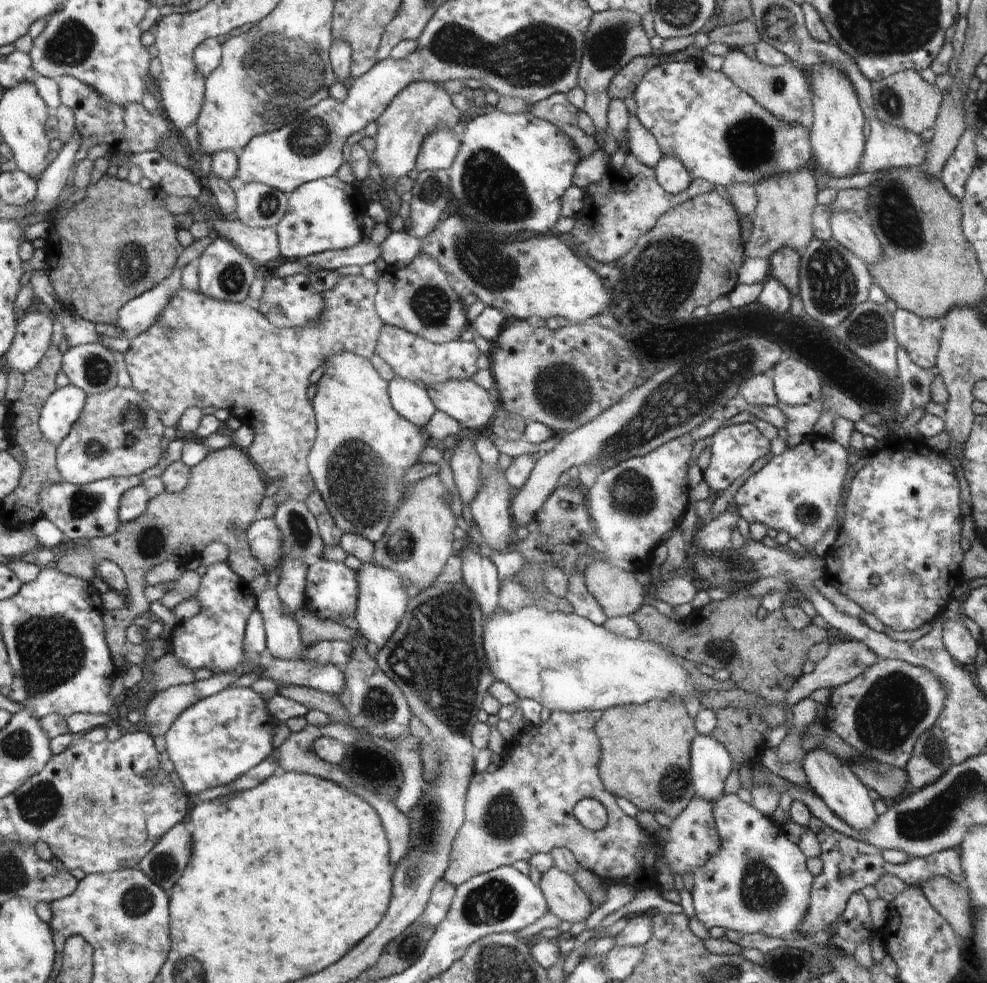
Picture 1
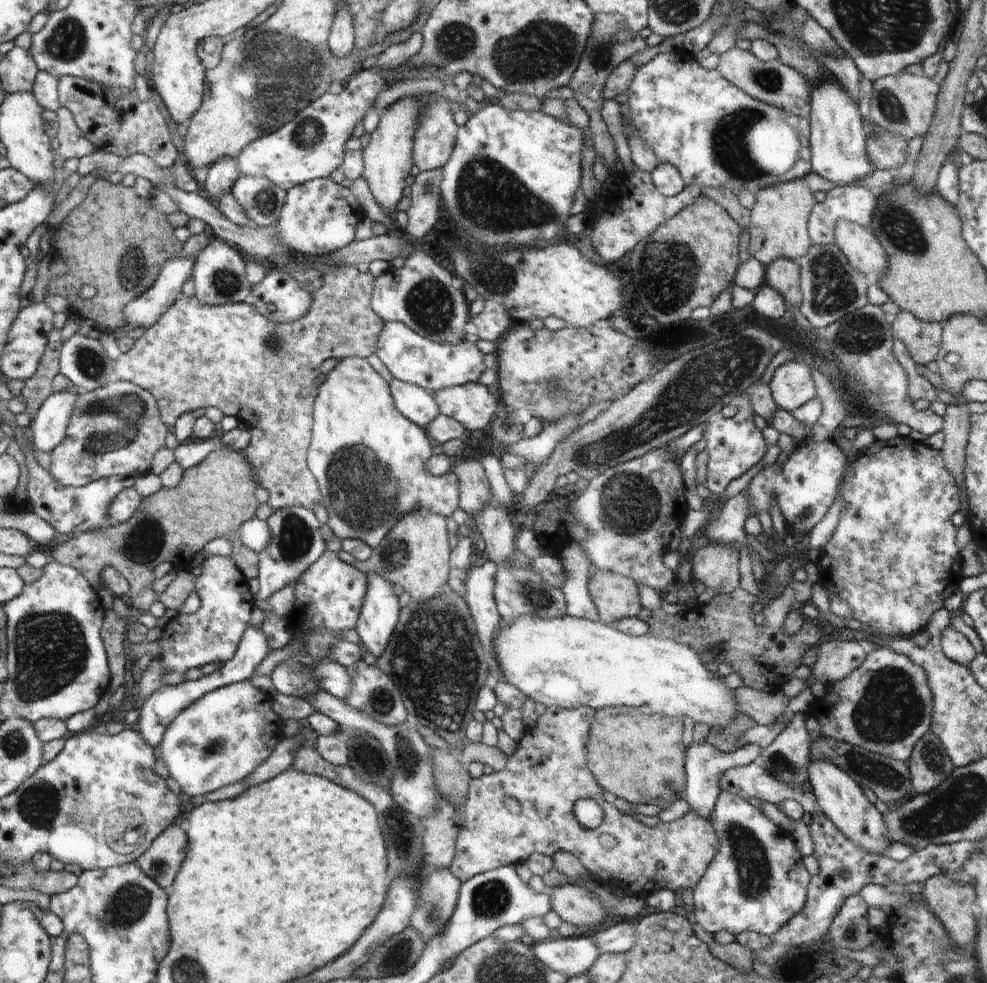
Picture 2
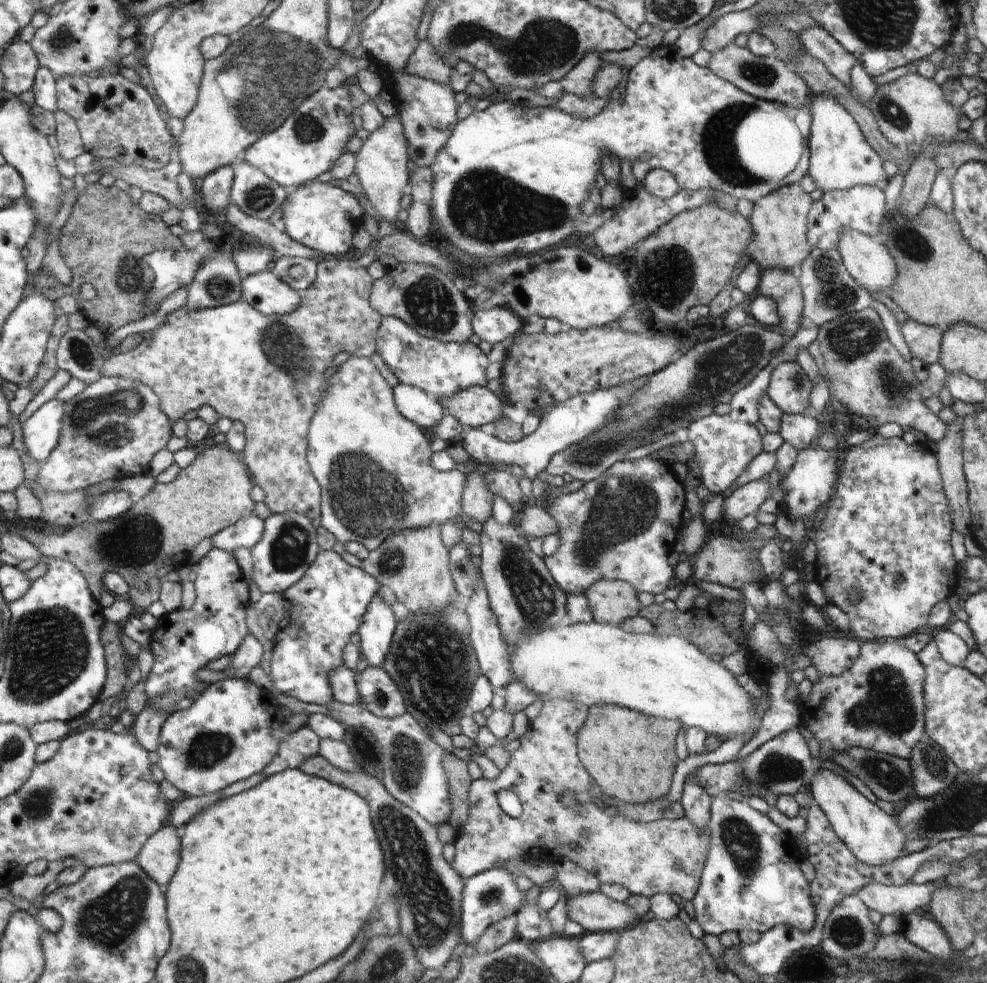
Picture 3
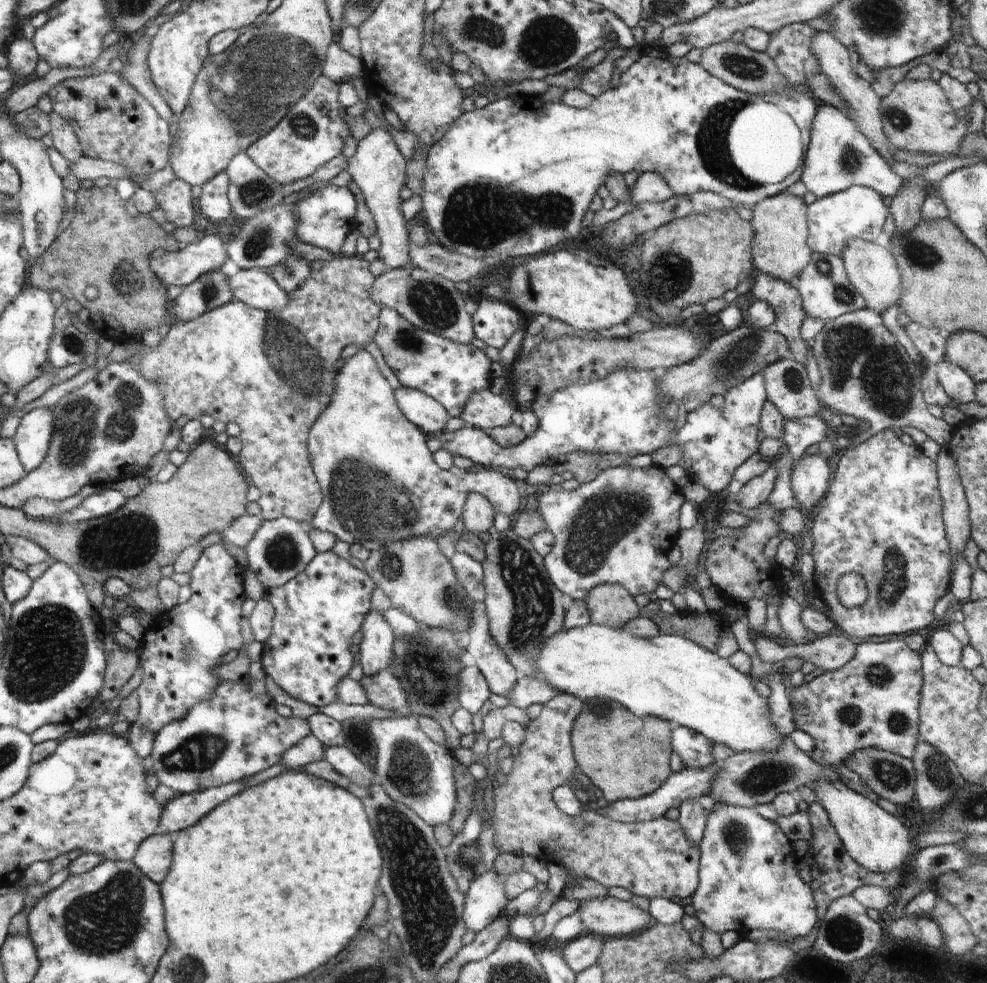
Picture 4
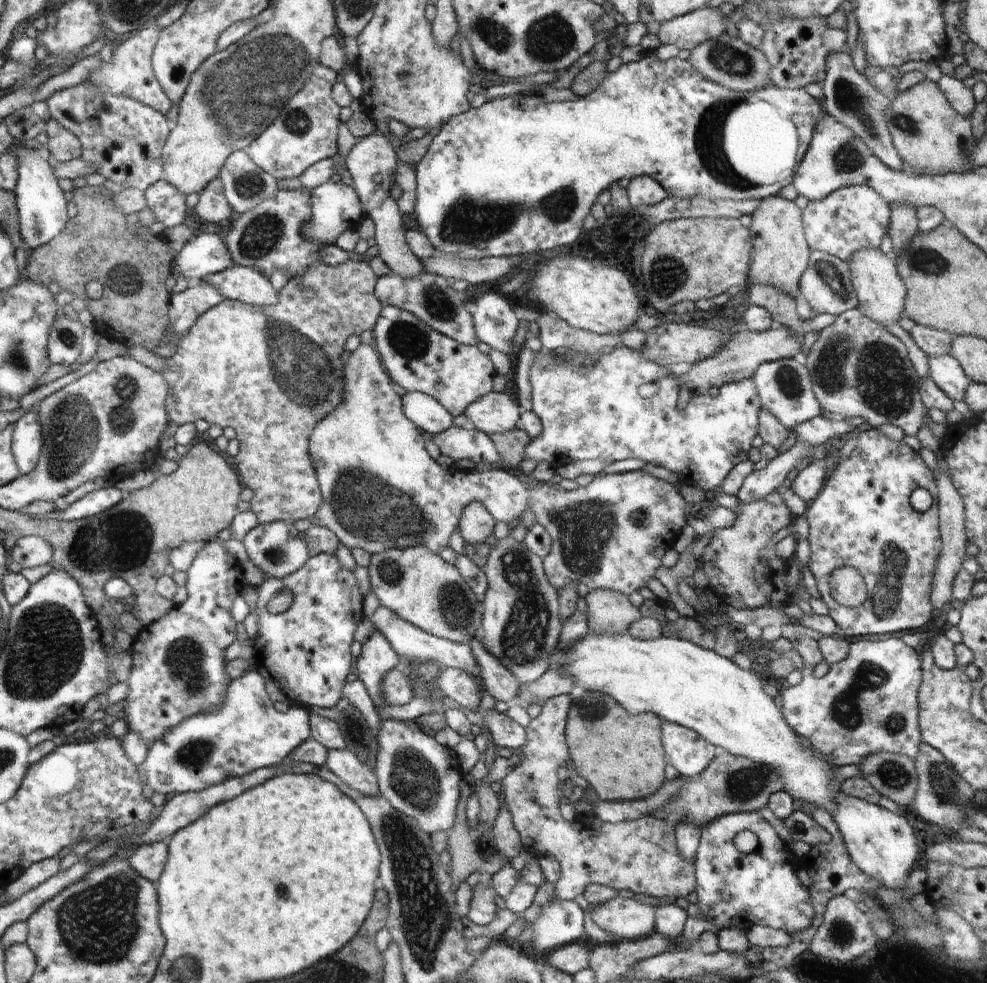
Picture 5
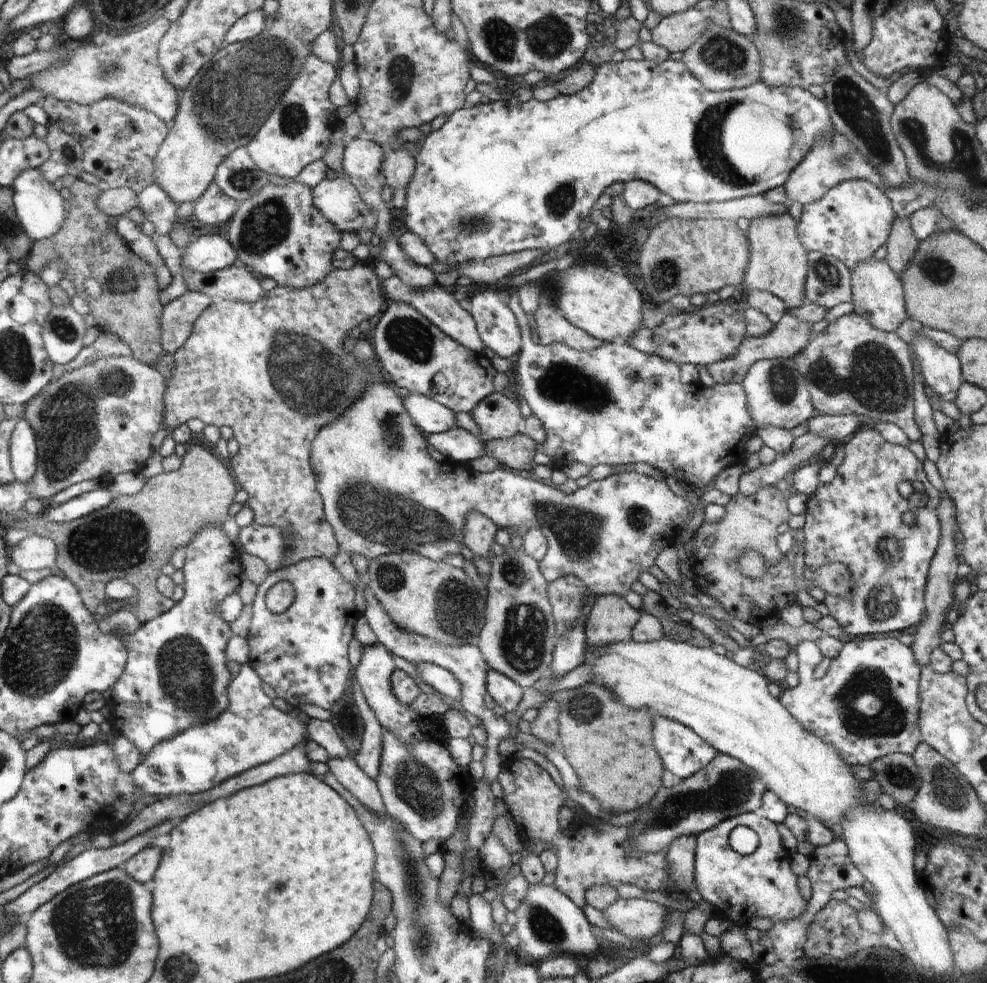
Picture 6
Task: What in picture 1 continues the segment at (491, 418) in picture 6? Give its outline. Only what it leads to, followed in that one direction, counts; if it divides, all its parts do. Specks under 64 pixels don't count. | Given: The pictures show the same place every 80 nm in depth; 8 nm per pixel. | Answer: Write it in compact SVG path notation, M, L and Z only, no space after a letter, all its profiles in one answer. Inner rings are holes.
M448 379L441 383L423 384L427 388L427 395L438 411L445 412L448 416L457 420L462 428L468 430L487 430L496 411L494 404L490 401L489 394L471 379Z

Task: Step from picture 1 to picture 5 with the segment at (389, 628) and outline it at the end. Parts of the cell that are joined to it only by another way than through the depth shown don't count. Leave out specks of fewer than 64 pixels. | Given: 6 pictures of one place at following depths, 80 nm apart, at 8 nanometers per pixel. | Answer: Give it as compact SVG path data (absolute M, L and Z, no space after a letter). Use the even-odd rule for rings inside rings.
M376 628L361 644L361 653L356 659L356 673L376 707L386 705L383 702L383 678L390 669L397 666L398 661L397 652Z

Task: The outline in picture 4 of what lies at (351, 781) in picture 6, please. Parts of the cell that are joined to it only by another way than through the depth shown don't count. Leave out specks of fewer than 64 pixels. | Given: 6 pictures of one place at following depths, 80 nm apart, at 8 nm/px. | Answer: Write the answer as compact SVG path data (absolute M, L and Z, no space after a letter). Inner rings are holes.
M344 744L342 746L327 746L323 747L323 758L326 759L336 772L348 777L353 783L361 787L367 787L373 779L375 772L362 764L351 750Z

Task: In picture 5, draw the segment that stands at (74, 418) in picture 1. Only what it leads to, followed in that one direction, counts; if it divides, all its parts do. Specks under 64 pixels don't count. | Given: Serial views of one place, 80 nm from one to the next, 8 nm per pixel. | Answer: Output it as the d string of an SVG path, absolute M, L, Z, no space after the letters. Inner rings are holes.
M32 408L13 423L12 450L21 474L28 474L36 468L43 447L39 412Z

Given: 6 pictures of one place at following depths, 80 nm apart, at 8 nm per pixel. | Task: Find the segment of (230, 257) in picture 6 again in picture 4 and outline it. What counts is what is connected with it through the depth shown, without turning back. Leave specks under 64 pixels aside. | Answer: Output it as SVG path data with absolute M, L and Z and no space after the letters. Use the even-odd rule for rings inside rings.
M200 235L195 243L187 244L178 252L154 252L148 264L166 288L174 284L185 287L222 266L228 259L225 247L217 235Z

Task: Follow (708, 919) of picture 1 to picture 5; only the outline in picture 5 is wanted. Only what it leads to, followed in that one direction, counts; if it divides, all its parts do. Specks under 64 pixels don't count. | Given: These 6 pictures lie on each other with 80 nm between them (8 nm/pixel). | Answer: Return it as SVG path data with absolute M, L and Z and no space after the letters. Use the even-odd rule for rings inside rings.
M759 811L737 812L717 816L710 822L704 823L701 839L695 852L696 896L698 908L702 912L702 919L709 926L717 930L739 928L748 930L754 926L771 926L784 930L789 935L805 931L814 916L809 889L807 889L796 875L800 861L791 851L790 845L785 843L774 831L774 827L760 815ZM749 830L758 838L756 850L745 853L738 850L734 838L738 832Z

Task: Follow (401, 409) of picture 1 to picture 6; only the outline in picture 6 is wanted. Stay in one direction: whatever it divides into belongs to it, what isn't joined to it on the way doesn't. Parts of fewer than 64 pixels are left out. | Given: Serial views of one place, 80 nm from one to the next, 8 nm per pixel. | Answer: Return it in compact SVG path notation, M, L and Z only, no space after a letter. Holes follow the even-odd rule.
M408 395L404 399L404 406L414 424L426 434L443 433L457 426L456 413L436 402L431 396Z

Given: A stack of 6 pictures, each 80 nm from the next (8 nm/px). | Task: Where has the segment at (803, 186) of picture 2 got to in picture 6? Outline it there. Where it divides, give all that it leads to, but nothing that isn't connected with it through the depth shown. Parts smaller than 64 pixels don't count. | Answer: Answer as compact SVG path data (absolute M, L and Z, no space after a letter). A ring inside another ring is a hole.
M776 213L749 221L746 230L749 240L749 263L746 267L744 286L748 290L770 291L789 306L789 310L802 306L805 300L807 277L807 250L798 238L797 222L790 213Z

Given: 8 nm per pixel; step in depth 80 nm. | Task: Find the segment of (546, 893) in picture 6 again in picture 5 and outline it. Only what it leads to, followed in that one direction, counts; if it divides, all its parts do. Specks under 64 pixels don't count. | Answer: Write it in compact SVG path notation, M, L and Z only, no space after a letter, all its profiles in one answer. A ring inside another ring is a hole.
M555 896L551 903L543 905L543 912L533 923L528 923L529 927L535 932L533 939L534 947L539 952L550 952L558 946L566 946L579 942L591 942L592 940L586 934L584 929L584 913L582 909L573 901L562 900Z

